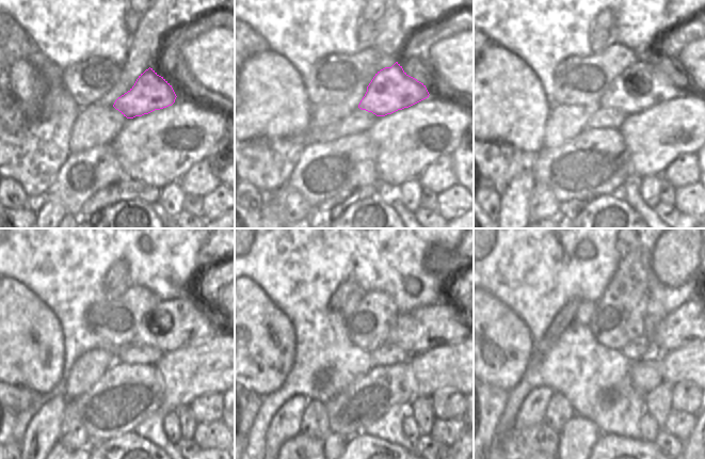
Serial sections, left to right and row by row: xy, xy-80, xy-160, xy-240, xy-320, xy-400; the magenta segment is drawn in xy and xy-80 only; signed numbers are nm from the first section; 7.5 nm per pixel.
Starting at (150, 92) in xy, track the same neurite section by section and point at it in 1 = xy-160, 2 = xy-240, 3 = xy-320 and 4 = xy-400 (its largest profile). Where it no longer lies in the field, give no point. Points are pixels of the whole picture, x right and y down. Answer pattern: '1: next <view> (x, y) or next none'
1: next xy-160 (644, 84)
2: next xy-240 (180, 322)
3: next xy-320 (425, 328)
4: next xy-400 (690, 323)

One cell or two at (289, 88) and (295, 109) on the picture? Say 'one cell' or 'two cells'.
one cell

